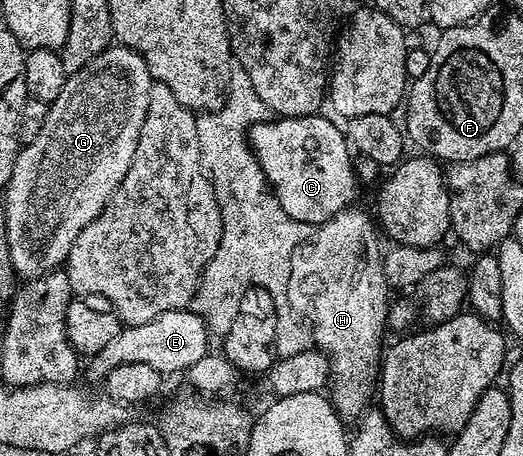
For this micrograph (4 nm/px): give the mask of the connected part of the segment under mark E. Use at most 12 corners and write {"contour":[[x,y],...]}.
{"contour":[[186,308],[123,327],[89,357],[91,378],[144,362],[185,373],[208,354],[206,324]]}

